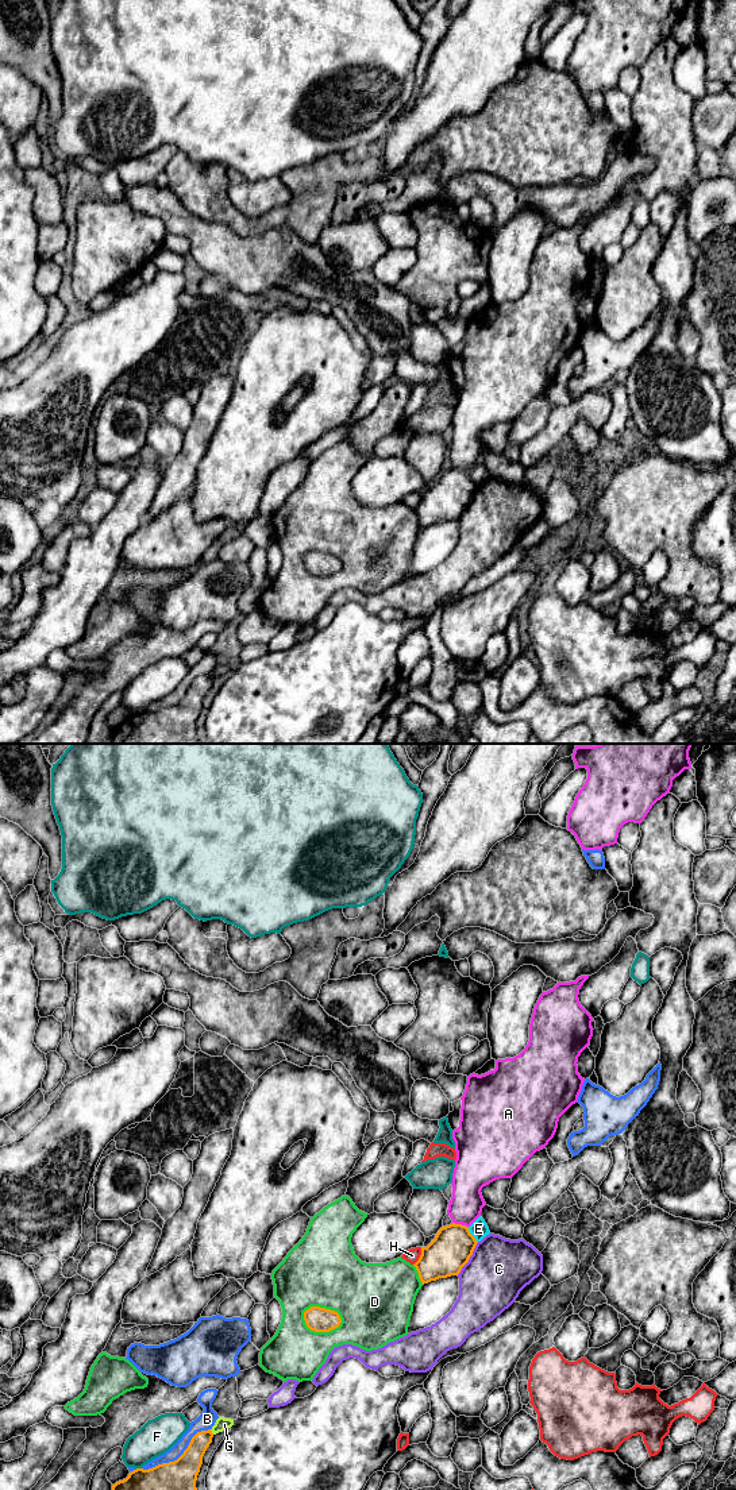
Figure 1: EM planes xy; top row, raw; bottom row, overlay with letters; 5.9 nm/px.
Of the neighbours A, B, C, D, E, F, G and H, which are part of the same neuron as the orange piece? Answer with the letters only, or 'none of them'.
A

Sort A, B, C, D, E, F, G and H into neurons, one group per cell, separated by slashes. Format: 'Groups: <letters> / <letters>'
Groups: A / B / C / D / E / F / G / H

